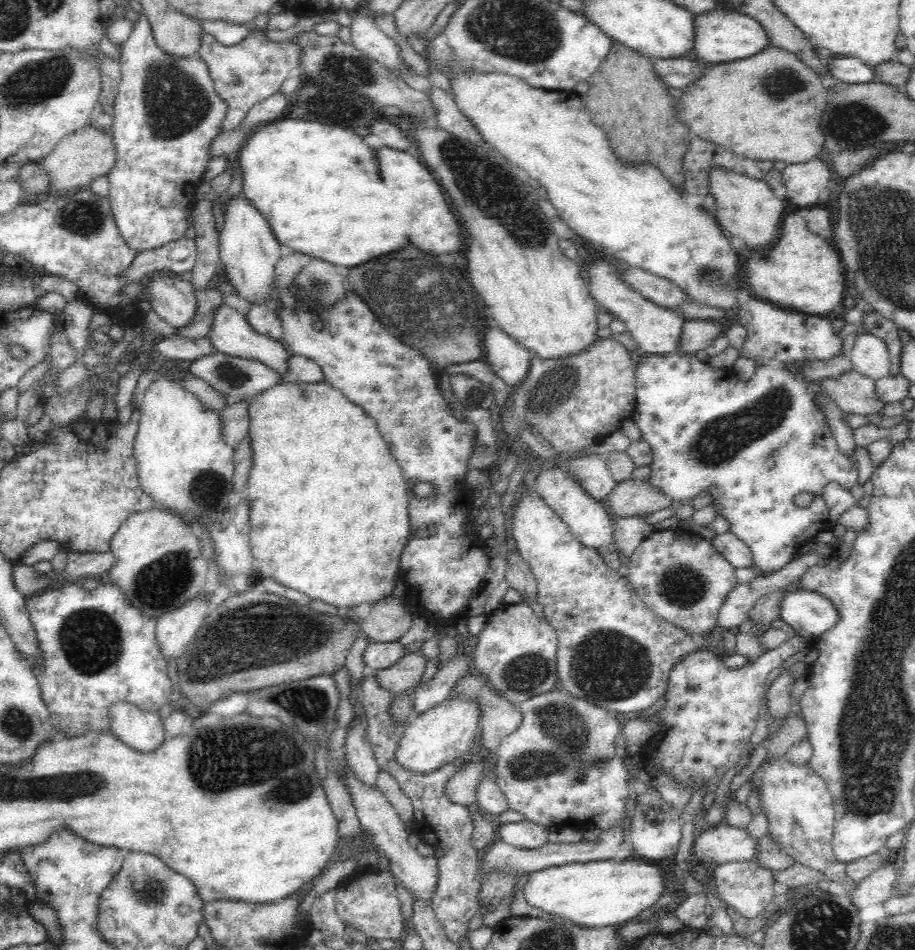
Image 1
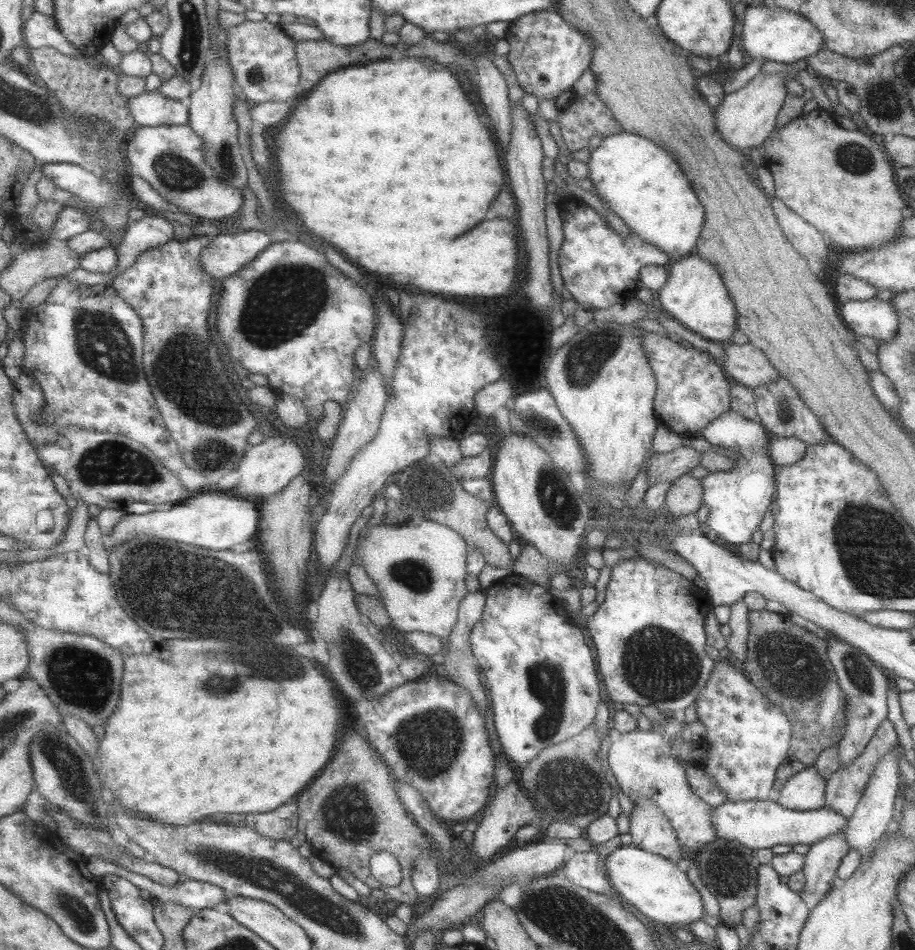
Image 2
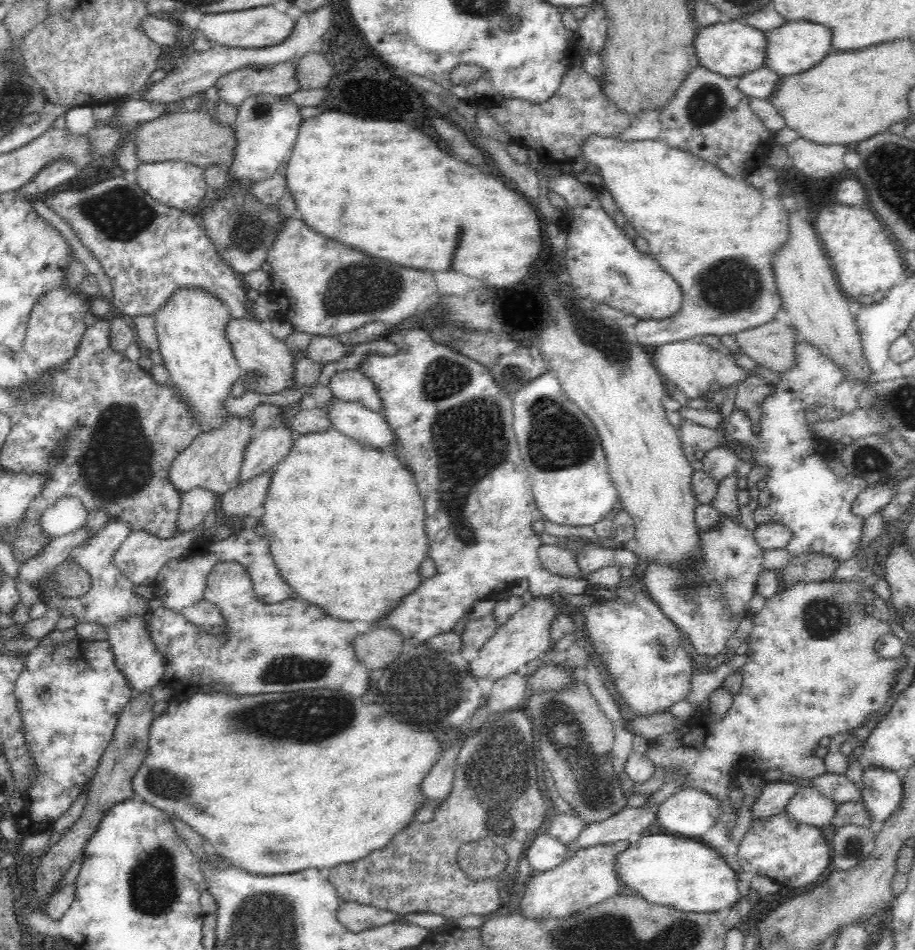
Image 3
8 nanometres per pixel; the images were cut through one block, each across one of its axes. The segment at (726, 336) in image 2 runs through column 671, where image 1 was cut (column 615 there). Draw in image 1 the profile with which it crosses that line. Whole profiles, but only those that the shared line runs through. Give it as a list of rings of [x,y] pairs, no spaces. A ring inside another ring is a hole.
[[[609,260],[585,262],[588,266],[588,292],[597,302],[599,311],[622,320],[627,333],[642,349],[643,354],[670,354],[678,352],[678,340],[686,319],[677,310],[658,306],[631,288],[622,274],[622,265]],[[618,266],[618,268],[616,268]]]

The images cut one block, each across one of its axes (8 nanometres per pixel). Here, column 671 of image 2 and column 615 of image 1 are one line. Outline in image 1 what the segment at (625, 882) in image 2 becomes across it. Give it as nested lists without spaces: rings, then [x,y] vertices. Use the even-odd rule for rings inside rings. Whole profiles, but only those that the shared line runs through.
[[[632,857],[618,861],[601,860],[592,862],[572,862],[562,866],[550,866],[544,870],[531,873],[523,887],[525,899],[530,906],[540,908],[553,916],[569,920],[574,924],[586,927],[619,926],[624,922],[634,920],[635,916],[646,910],[664,892],[662,871],[654,865],[654,861]]]

